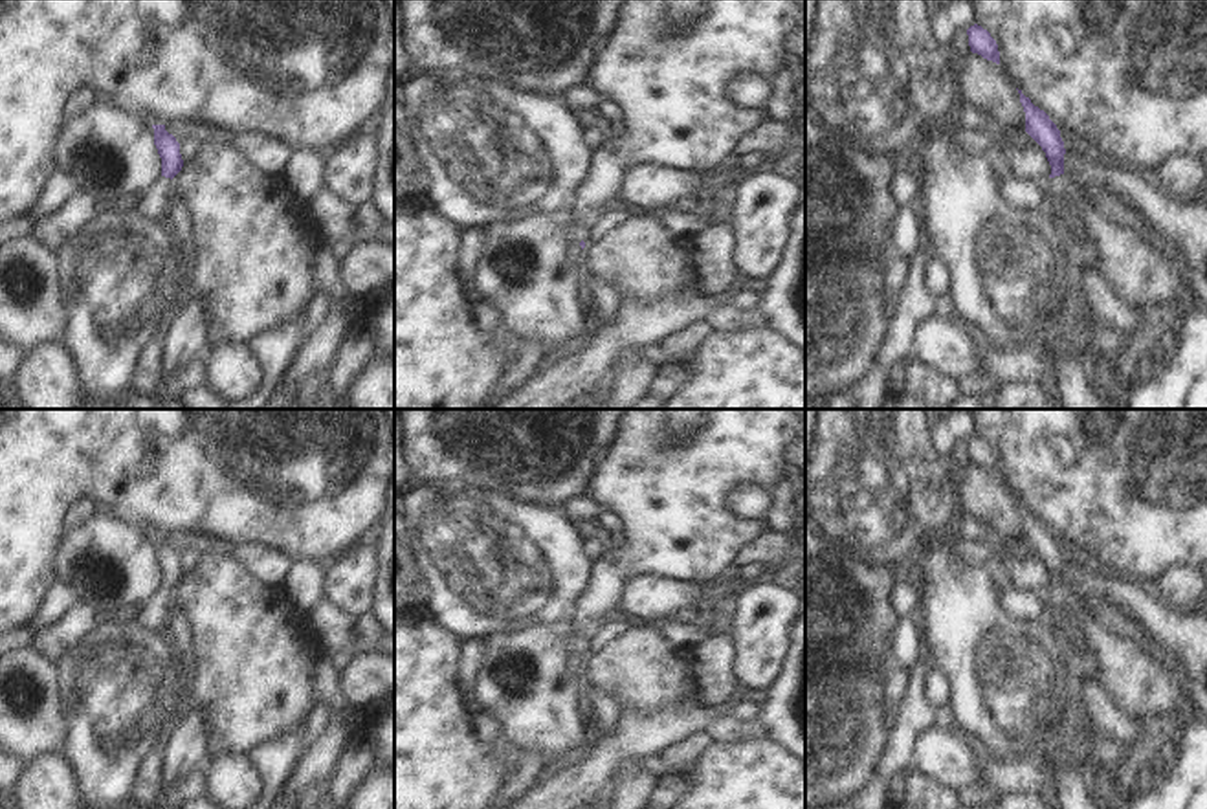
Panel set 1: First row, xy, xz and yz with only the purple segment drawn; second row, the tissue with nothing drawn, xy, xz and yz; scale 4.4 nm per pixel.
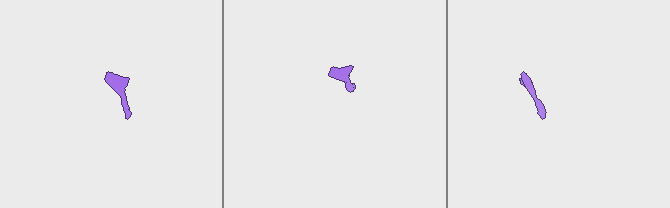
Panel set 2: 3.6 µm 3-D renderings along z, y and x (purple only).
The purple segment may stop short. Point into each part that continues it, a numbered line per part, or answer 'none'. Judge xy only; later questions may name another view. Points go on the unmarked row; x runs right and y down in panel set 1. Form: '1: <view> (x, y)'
1: xy (155, 613)

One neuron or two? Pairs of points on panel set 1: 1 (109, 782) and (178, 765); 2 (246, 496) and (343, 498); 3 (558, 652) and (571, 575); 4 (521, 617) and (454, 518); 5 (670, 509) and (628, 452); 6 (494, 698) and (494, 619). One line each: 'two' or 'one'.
1: two
2: one
3: two
4: one
5: one
6: two

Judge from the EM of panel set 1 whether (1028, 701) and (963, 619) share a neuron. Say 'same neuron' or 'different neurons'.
same neuron

